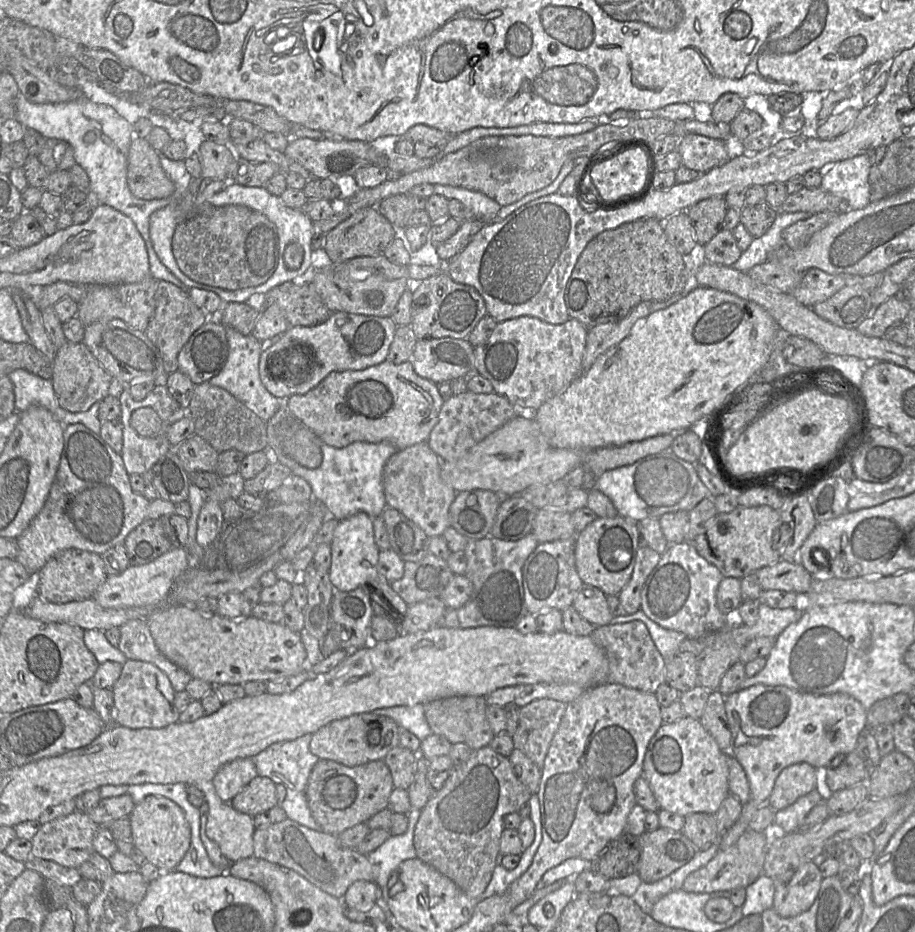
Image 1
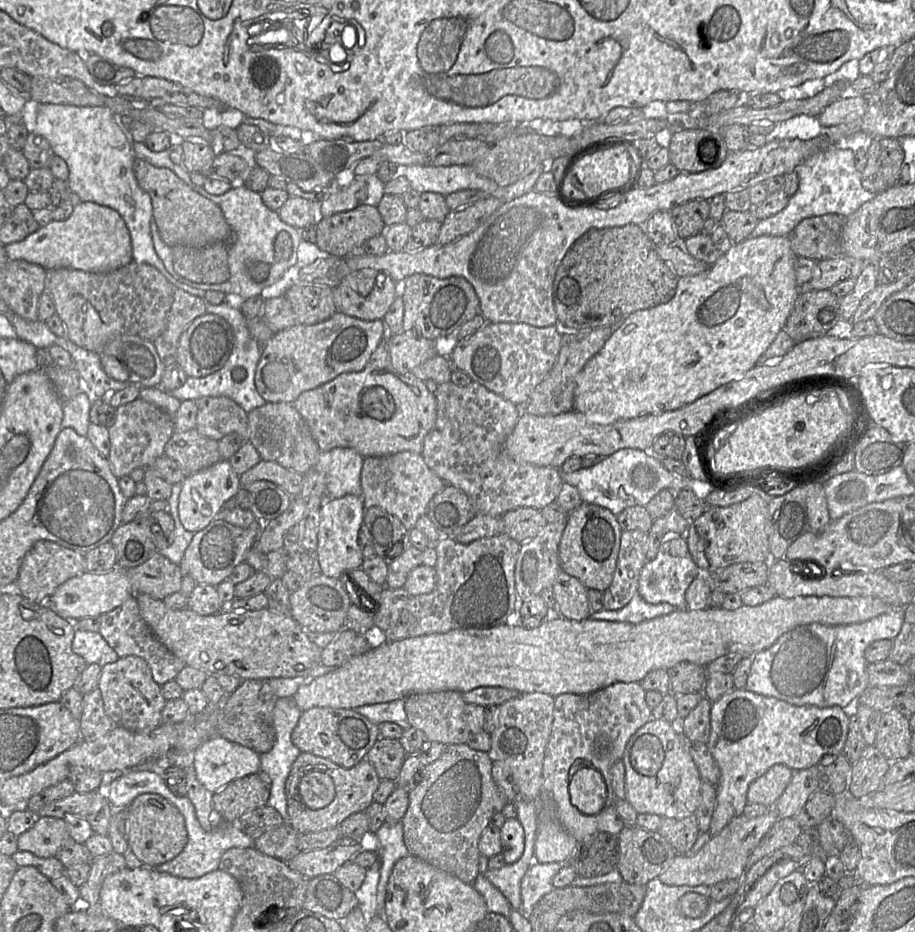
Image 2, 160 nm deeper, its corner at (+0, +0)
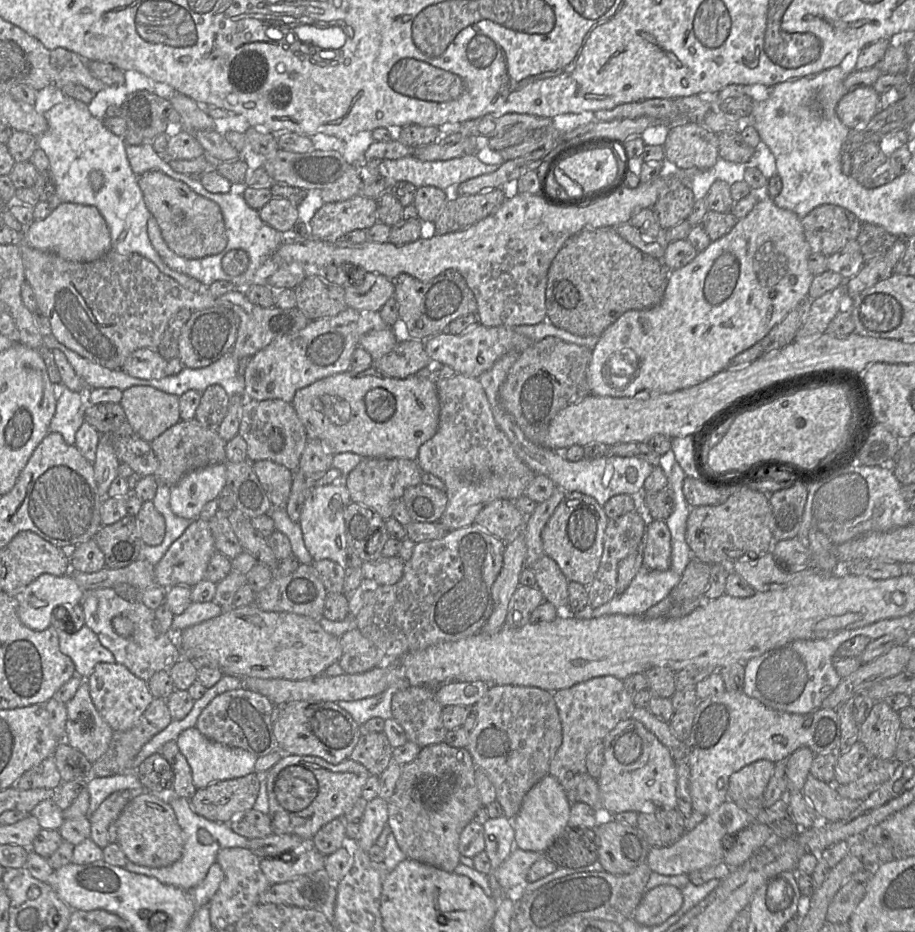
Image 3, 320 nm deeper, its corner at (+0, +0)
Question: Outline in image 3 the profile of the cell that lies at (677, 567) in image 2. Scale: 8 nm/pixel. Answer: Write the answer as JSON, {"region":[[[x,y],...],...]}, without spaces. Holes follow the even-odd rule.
{"region":[[[649,521],[645,532],[643,565],[666,571],[671,566],[671,533],[664,521]]]}

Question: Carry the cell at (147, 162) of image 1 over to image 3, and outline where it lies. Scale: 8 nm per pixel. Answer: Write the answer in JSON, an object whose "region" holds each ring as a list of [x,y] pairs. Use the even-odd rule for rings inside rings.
{"region":[[[159,170],[145,172],[138,176],[138,185],[145,204],[153,216],[168,247],[180,257],[200,259],[221,253],[228,237],[220,207]]]}

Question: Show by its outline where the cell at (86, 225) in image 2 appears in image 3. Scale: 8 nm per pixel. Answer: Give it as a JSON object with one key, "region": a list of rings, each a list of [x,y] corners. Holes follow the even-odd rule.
{"region":[[[62,202],[45,219],[33,221],[18,234],[32,248],[75,262],[92,262],[112,250],[109,227],[99,210],[90,205]]]}

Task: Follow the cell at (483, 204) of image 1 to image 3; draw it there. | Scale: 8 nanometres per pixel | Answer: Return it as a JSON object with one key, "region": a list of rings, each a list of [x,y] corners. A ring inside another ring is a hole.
{"region":[[[475,154],[441,161],[421,161],[413,155],[382,160],[382,170],[386,177],[410,182],[416,188],[433,186],[443,191],[452,185],[494,172],[500,166],[486,164]]]}

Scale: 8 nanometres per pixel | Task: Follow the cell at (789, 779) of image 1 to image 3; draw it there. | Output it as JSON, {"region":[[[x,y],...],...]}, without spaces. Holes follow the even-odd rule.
{"region":[[[759,760],[733,773],[729,778],[728,801],[735,803],[762,798],[774,774],[774,767],[770,761]]]}

